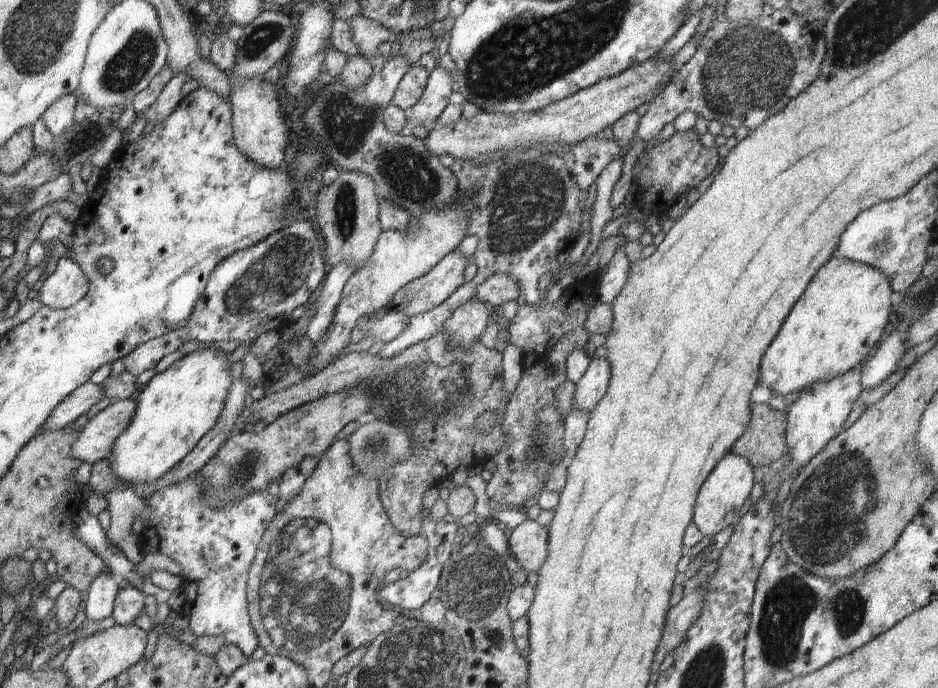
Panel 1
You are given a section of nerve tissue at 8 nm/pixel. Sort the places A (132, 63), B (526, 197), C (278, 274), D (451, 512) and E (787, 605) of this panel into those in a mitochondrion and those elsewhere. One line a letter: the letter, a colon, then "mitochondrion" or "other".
A: mitochondrion
B: mitochondrion
C: mitochondrion
D: other
E: mitochondrion

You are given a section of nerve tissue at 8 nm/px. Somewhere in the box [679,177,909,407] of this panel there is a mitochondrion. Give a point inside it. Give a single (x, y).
(882, 247)

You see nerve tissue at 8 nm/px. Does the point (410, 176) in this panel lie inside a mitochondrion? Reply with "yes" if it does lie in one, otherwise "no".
yes

